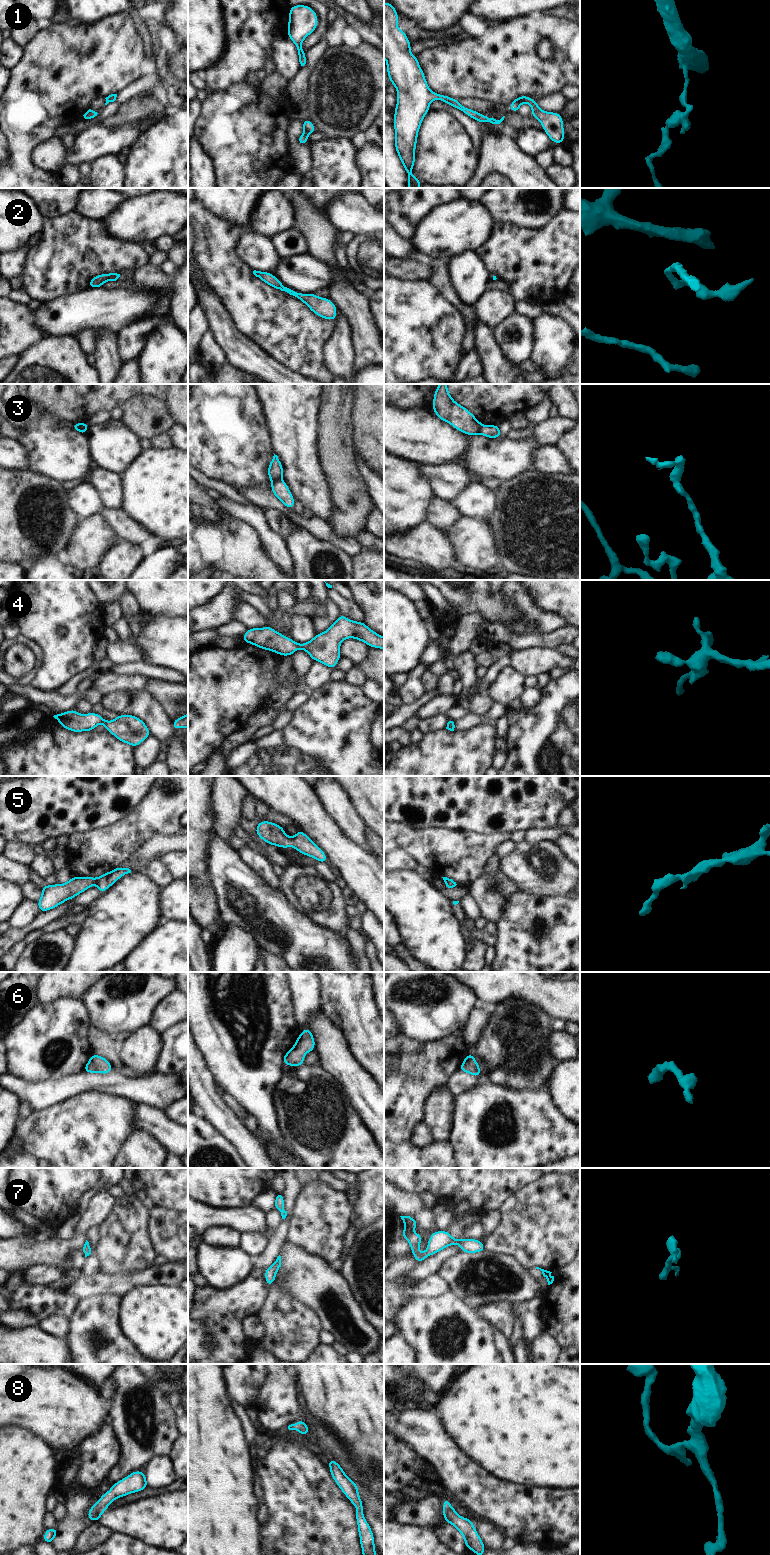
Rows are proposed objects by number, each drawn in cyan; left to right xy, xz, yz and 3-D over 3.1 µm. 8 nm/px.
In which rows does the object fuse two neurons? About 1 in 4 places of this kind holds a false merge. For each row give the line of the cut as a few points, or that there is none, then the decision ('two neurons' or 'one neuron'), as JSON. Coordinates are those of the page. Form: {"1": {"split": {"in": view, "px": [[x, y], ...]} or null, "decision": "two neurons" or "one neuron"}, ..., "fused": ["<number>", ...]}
{"1": {"split": null, "decision": "one neuron"}, "2": {"split": null, "decision": "one neuron"}, "3": {"split": {"in": "xz", "px": [[281, 479], [272, 482]]}, "decision": "two neurons"}, "4": {"split": null, "decision": "one neuron"}, "5": {"split": null, "decision": "one neuron"}, "6": {"split": null, "decision": "one neuron"}, "7": {"split": null, "decision": "one neuron"}, "8": {"split": null, "decision": "one neuron"}, "fused": ["3"]}

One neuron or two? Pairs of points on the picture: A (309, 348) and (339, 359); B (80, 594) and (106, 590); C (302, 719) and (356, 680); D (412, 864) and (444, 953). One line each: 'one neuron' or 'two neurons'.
A: two neurons
B: two neurons
C: two neurons
D: two neurons

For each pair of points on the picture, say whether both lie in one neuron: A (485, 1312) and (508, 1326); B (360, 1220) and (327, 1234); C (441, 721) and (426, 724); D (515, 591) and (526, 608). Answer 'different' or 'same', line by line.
A: same
B: different
C: same
D: same

